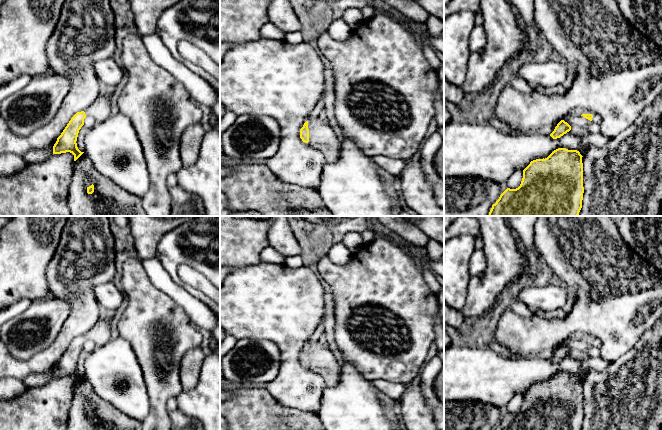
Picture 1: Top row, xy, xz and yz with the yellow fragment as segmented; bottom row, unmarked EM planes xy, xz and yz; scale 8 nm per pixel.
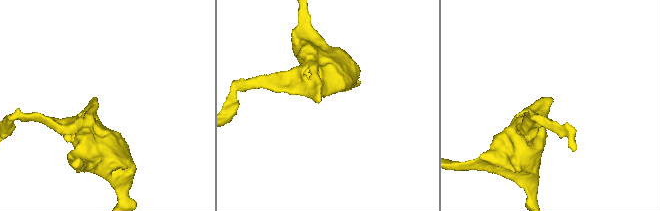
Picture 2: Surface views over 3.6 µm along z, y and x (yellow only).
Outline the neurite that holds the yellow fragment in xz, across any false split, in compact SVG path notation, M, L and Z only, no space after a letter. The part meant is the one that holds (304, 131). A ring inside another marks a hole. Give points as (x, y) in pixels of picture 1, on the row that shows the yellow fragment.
M318 118L309 119L300 129L300 138L313 148L320 150L326 163L338 160L341 151L341 142L328 123Z

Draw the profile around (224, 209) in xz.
M220 192L220 216L231 216L233 211L231 211L227 205L225 195Z

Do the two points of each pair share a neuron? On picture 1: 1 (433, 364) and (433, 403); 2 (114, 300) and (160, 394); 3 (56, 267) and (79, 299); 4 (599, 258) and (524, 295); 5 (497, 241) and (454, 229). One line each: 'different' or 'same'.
1: same
2: different
3: same
4: different
5: different

